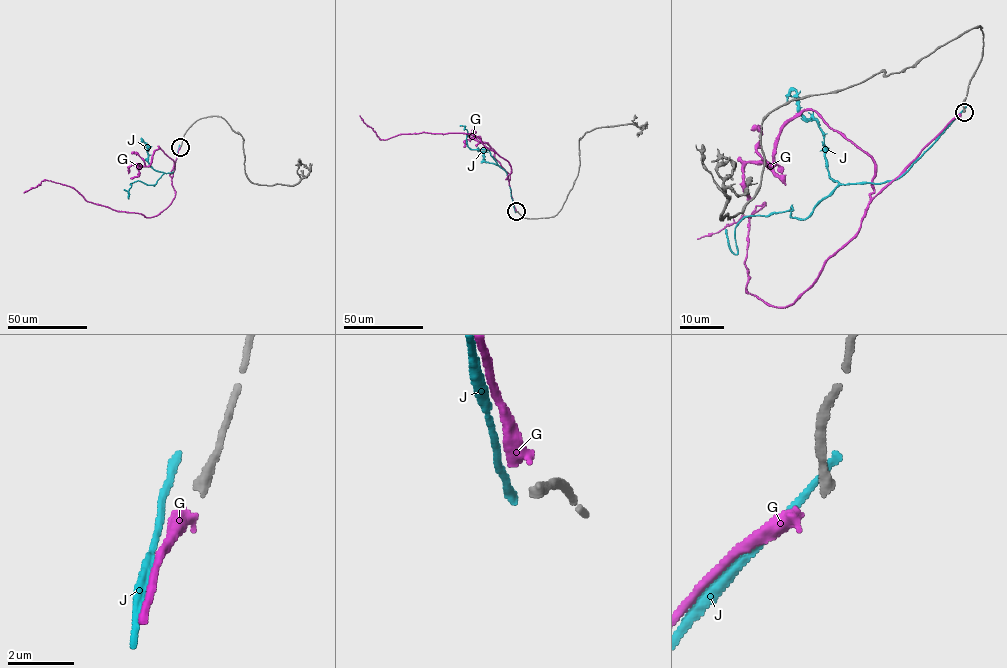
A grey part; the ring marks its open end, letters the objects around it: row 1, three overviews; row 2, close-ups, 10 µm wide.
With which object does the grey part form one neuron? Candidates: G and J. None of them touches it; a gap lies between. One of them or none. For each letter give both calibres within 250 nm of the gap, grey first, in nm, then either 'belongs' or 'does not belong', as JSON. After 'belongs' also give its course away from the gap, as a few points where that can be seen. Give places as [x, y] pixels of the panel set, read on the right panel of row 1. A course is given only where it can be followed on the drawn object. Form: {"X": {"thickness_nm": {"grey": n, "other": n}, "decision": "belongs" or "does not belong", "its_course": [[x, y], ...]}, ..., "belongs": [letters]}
{"G": {"thickness_nm": {"grey": 320, "other": 480}, "decision": "does not belong"}, "J": {"thickness_nm": {"grey": 320, "other": 280}, "decision": "does not belong"}, "belongs": []}

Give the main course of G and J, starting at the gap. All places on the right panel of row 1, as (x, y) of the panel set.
G: (961, 115), (877, 195), (859, 230), (791, 305), (768, 306), (746, 290), (749, 218), (764, 204), (697, 239)
J: (963, 110), (891, 181), (840, 184), (800, 219), (792, 206), (746, 216), (735, 228), (736, 254), (725, 229)

